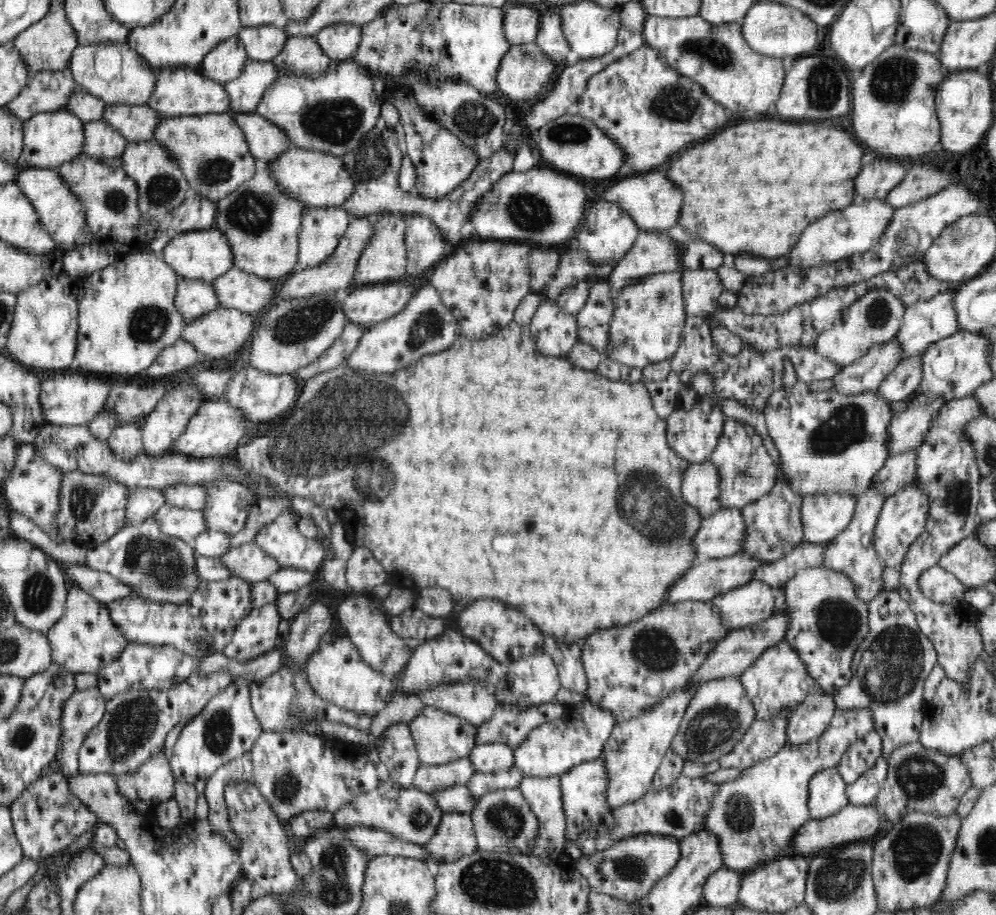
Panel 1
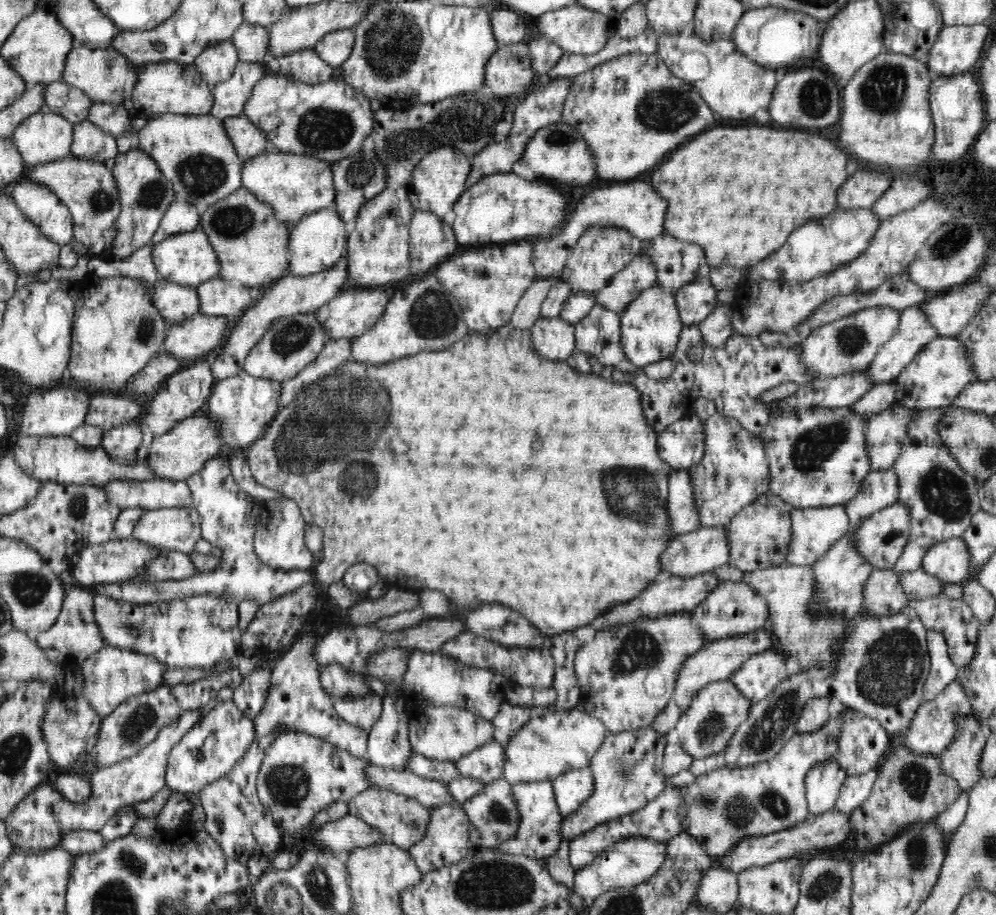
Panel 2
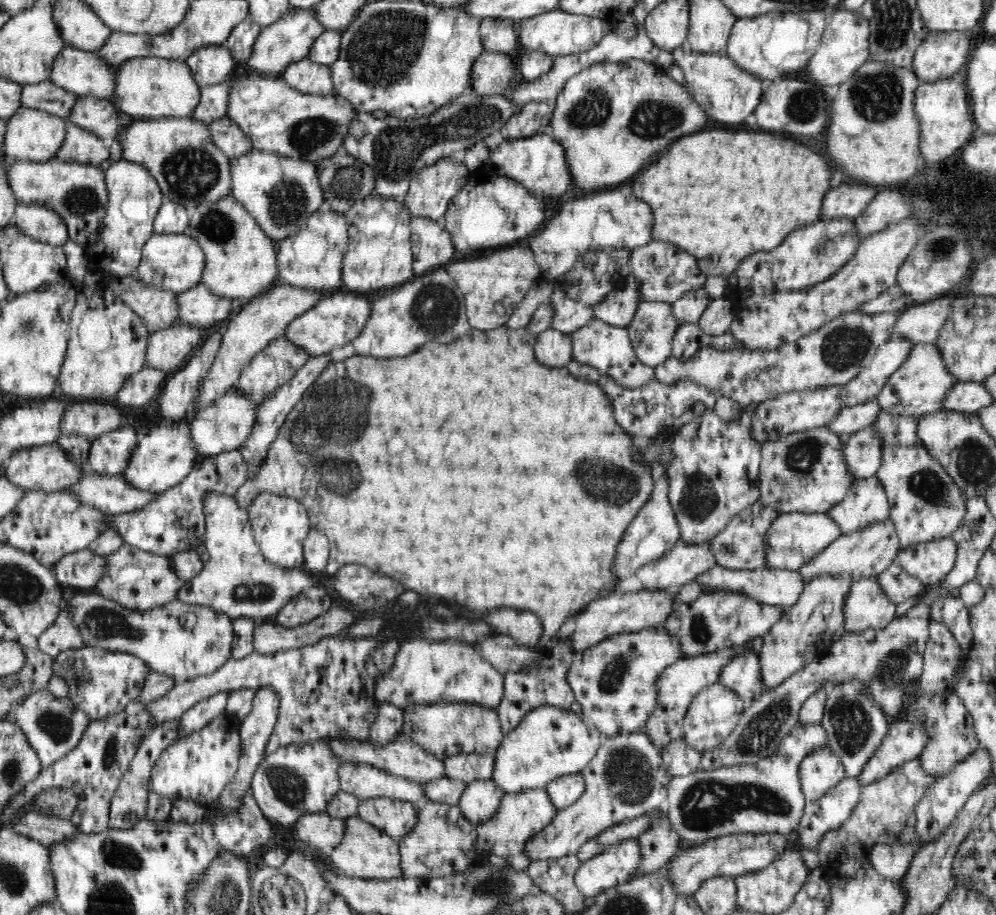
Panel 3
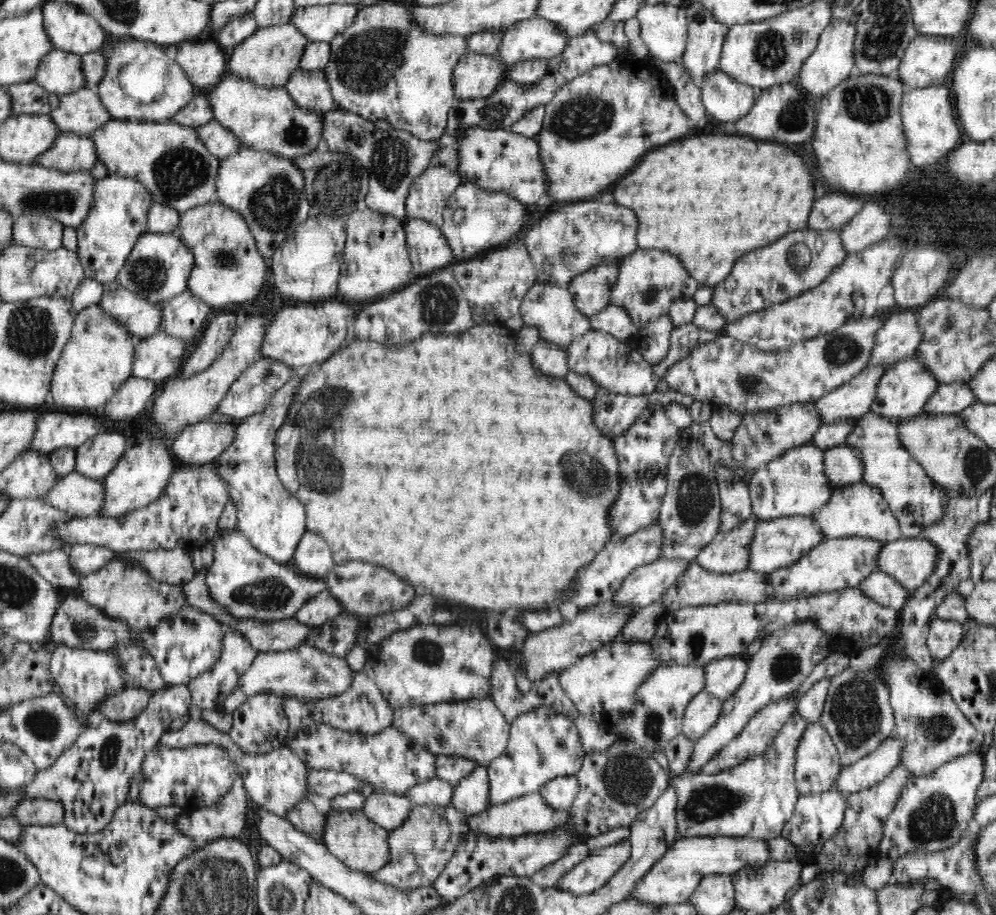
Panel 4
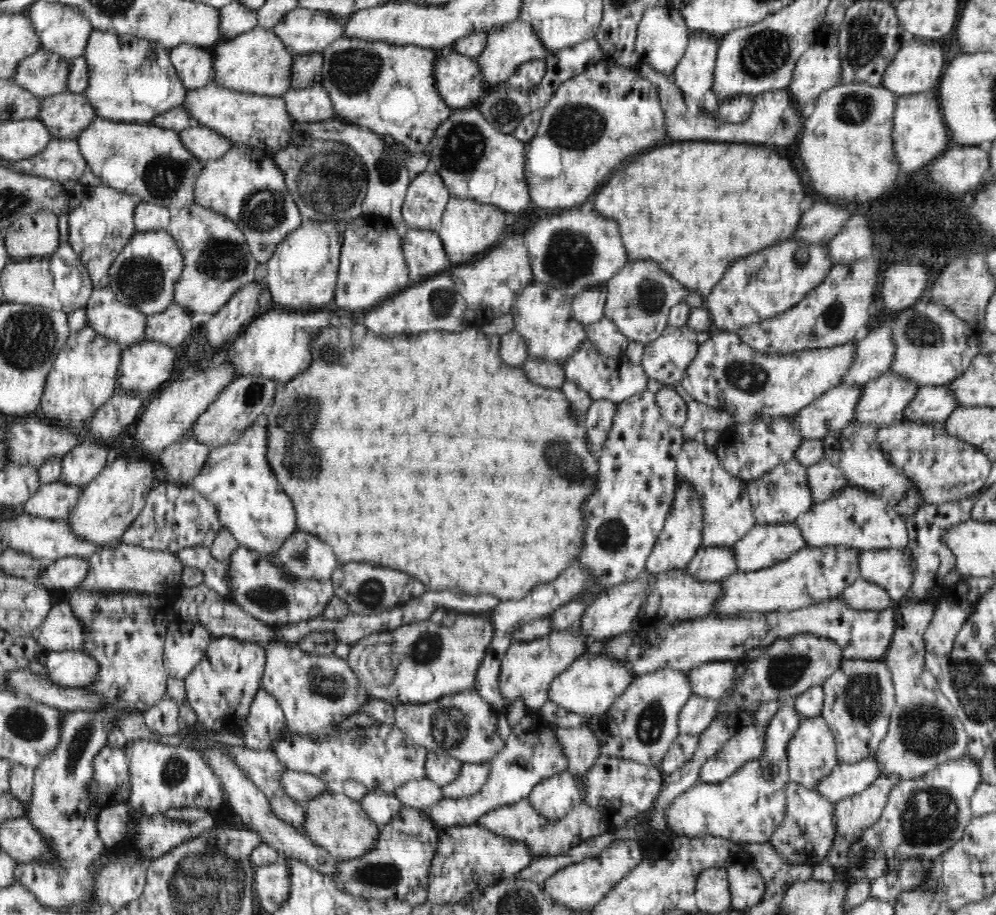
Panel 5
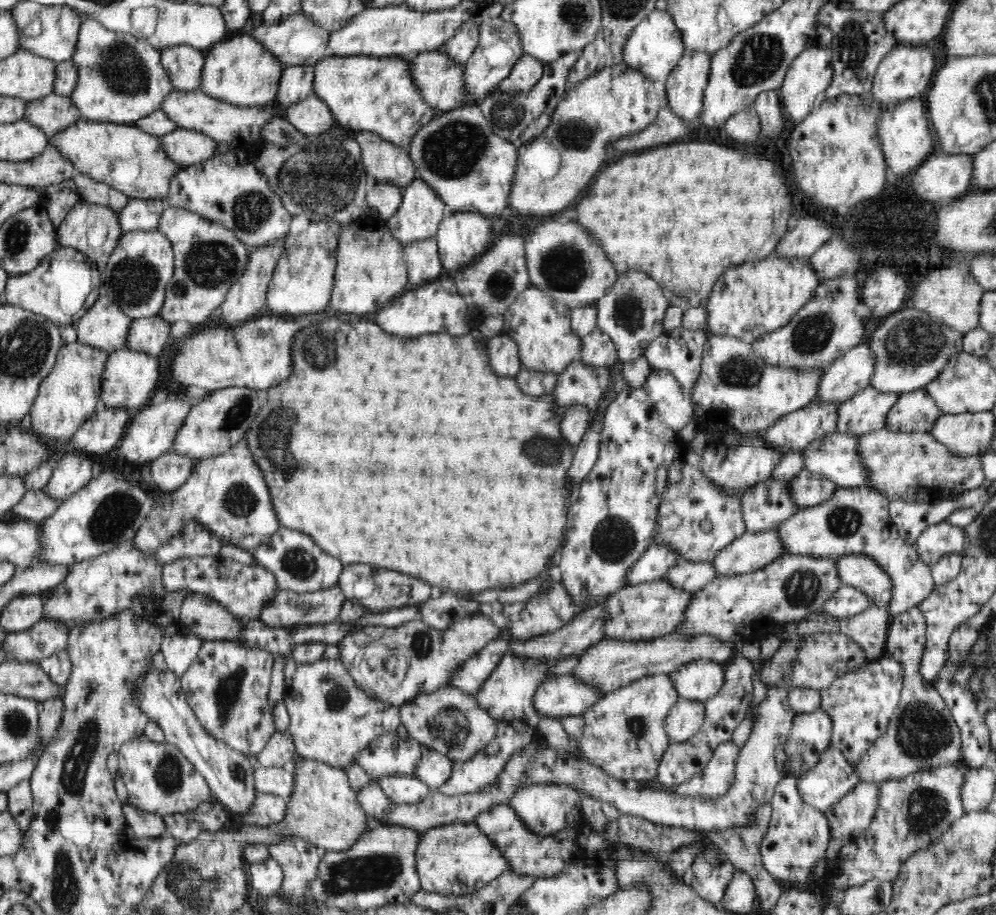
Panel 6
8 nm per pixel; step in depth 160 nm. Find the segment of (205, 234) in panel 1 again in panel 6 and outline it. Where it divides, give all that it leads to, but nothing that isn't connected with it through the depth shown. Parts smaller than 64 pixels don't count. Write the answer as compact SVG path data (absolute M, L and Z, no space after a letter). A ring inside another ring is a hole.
M130 231L123 233L120 240L117 241L116 248L112 250L112 254L105 265L104 273L101 275L103 283L100 290L131 320L157 317L158 313L161 312L161 305L164 304L164 290L171 281L173 272L172 243L169 242L168 237L162 231Z

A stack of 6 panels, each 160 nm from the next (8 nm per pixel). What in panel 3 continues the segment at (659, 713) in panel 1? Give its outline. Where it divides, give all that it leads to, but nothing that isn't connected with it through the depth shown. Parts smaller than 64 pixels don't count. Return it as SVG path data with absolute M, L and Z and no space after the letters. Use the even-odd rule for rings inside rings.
M638 732L627 735L612 733L610 736L603 737L594 758L581 772L585 784L581 798L563 811L557 811L555 818L542 832L536 833L532 840L525 842L519 858L525 858L527 862L531 862L537 859L559 859L563 856L576 855L582 844L598 836L600 832L604 832L612 825L638 818L656 808L665 807L672 776L664 766L661 751L661 747L654 746L646 733Z

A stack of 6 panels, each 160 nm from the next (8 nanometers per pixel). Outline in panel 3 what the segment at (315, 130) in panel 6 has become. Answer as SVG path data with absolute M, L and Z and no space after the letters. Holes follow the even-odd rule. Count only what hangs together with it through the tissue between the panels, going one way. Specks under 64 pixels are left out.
M308 58L288 67L283 79L301 95L323 98L335 94L329 66L312 63Z

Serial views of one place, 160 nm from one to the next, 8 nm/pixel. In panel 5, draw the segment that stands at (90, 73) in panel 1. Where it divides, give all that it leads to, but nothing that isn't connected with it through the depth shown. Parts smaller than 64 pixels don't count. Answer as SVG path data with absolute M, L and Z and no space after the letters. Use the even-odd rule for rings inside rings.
M38 50L33 56L20 60L11 82L25 88L34 97L44 100L47 97L67 92L70 60L60 57L52 52Z

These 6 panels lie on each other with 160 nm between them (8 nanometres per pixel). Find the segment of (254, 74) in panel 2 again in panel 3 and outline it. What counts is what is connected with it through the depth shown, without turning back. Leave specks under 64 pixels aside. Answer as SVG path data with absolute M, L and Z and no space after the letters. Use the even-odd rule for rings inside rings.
M234 76L228 81L202 87L200 103L191 116L207 125L212 124L212 121L226 118L229 86L232 85L233 79Z

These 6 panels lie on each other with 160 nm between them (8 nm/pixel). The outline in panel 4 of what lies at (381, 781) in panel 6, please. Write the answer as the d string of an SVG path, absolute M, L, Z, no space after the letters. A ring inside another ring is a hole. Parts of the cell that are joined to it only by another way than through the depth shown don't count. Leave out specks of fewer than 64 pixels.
M438 777L412 785L405 796L414 805L450 805L453 798L453 785L450 785Z

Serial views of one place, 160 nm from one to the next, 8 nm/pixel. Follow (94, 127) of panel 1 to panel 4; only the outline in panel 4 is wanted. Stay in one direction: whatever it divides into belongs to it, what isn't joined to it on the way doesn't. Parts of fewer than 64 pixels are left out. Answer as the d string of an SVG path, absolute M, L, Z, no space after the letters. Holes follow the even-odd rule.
M60 133L54 144L36 158L35 163L53 171L70 174L70 172L92 171L96 161L92 138Z

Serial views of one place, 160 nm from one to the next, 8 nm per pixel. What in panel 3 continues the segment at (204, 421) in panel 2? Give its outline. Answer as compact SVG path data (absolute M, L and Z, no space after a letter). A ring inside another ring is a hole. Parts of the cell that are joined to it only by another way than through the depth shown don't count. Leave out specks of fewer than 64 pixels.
M169 422L164 427L150 429L149 433L137 442L121 476L127 486L158 495L180 484L200 460L201 456L196 452L190 435L189 422Z

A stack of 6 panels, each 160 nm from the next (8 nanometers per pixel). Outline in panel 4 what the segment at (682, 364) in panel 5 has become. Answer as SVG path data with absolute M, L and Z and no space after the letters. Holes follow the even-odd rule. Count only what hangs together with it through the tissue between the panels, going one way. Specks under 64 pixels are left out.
M693 322L682 326L673 327L668 352L658 364L652 365L652 370L660 378L670 365L686 358L694 348L719 337L717 331L710 332L698 328Z

